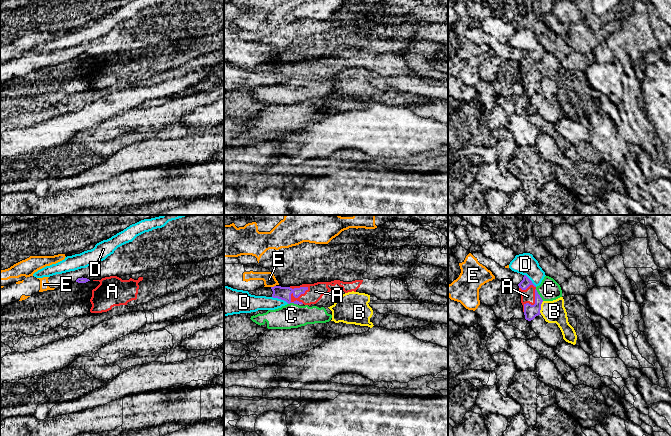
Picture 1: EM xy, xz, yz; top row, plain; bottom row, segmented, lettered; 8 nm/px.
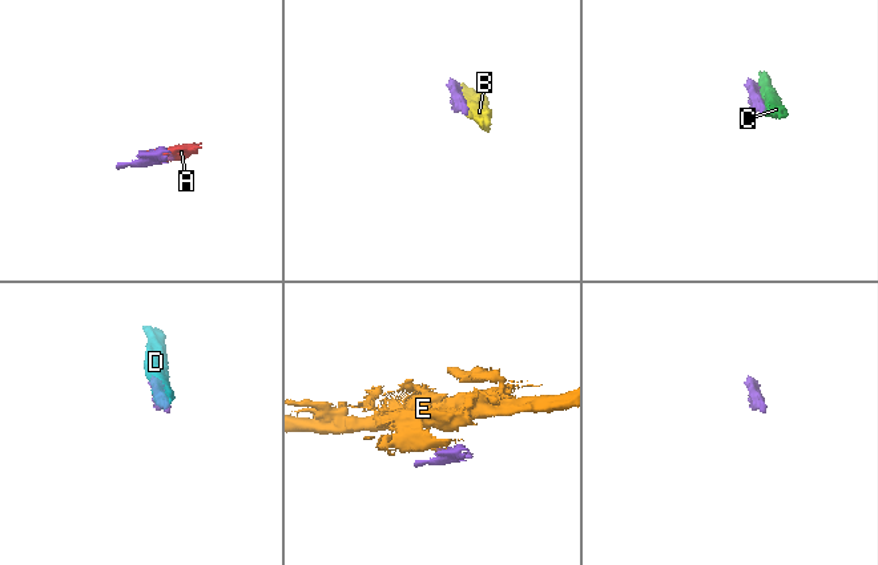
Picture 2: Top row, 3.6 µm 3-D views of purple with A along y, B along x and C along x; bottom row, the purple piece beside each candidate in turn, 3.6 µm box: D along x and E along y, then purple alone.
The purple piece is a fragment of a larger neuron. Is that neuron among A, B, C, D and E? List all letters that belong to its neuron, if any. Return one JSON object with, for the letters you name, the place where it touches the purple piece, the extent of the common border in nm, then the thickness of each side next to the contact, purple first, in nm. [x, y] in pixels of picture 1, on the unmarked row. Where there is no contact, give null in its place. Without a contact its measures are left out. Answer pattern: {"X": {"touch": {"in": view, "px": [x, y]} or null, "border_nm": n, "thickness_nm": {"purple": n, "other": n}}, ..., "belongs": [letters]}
{"A": {"touch": {"in": "xz", "px": [299, 71]}, "border_nm": 190, "thickness_nm": {"purple": 110, "other": 130}}, "belongs": ["A"]}

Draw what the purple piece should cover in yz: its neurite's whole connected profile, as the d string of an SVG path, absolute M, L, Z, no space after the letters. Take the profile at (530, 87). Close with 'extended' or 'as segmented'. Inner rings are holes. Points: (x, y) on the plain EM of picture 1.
M524 51L518 62L525 95L531 97L541 90L540 86L543 76L538 70L536 62L526 51Z; extended

